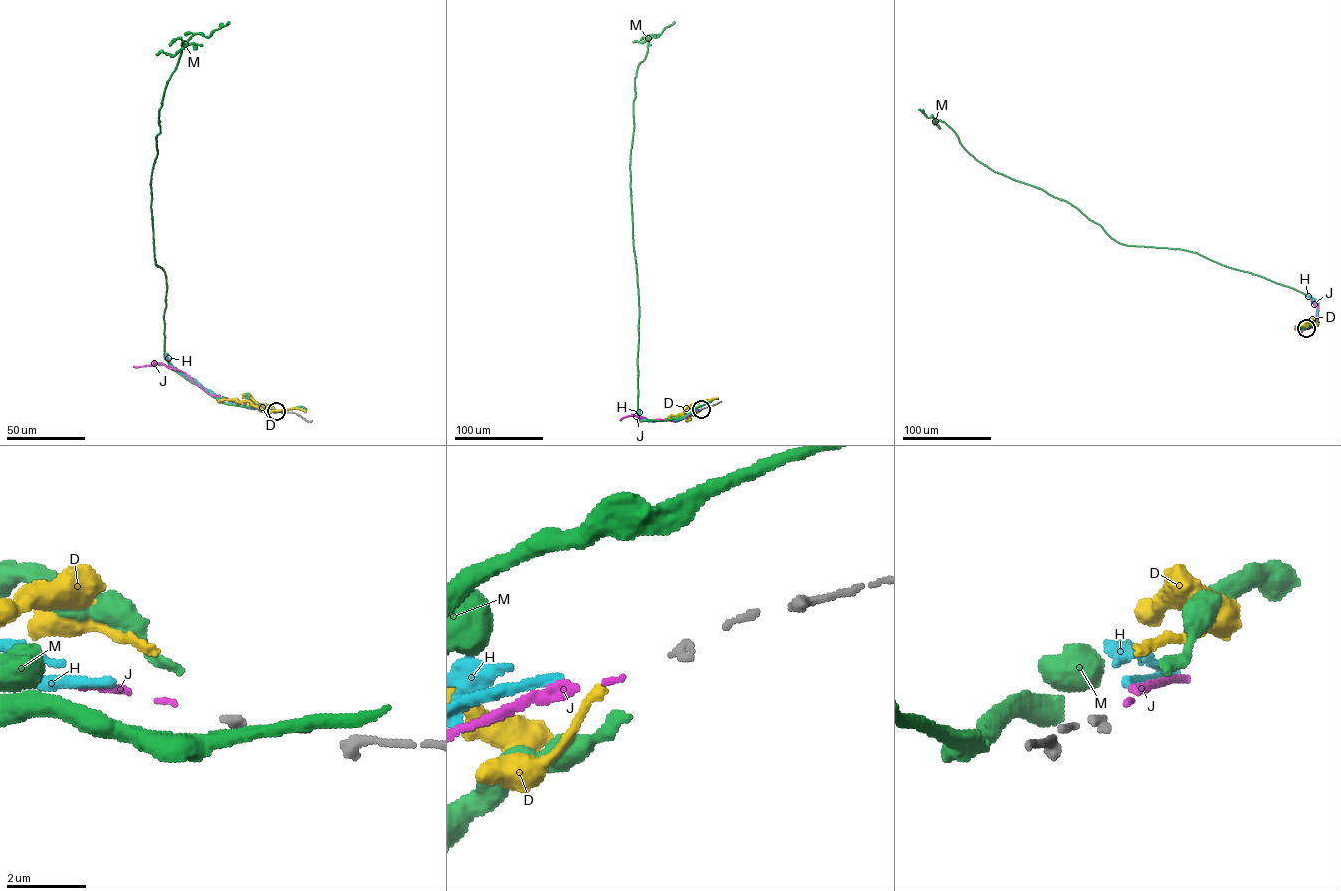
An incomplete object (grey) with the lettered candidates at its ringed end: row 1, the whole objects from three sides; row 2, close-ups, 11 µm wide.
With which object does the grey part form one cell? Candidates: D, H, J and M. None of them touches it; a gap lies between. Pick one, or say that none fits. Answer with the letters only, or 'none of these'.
J

